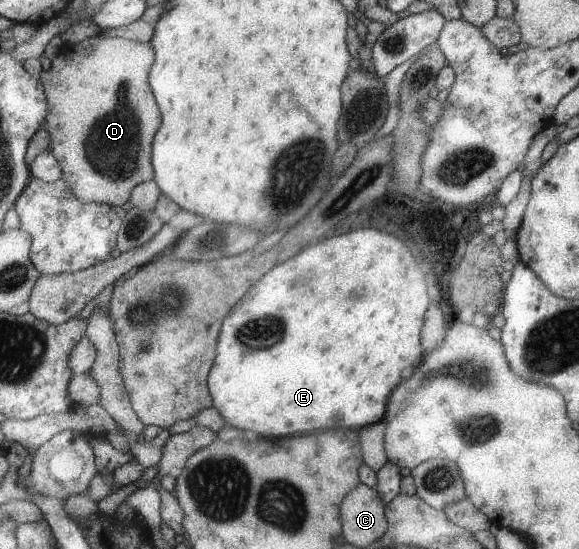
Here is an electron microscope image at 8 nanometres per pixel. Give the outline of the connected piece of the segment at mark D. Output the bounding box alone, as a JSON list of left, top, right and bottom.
[43,34,161,207]

